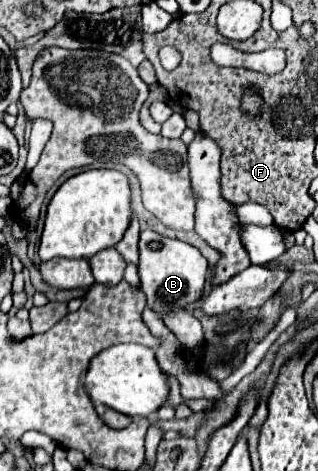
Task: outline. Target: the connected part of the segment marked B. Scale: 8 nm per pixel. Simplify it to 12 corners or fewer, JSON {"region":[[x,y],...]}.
{"region":[[145,229],[139,279],[155,313],[203,297],[207,259]]}

